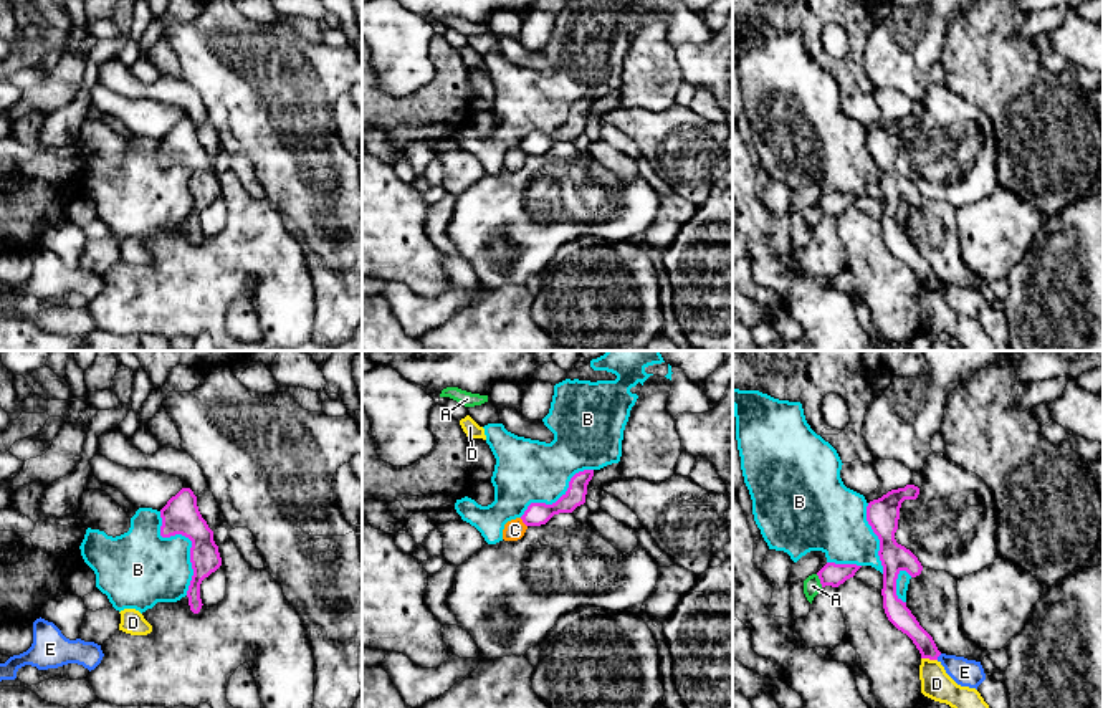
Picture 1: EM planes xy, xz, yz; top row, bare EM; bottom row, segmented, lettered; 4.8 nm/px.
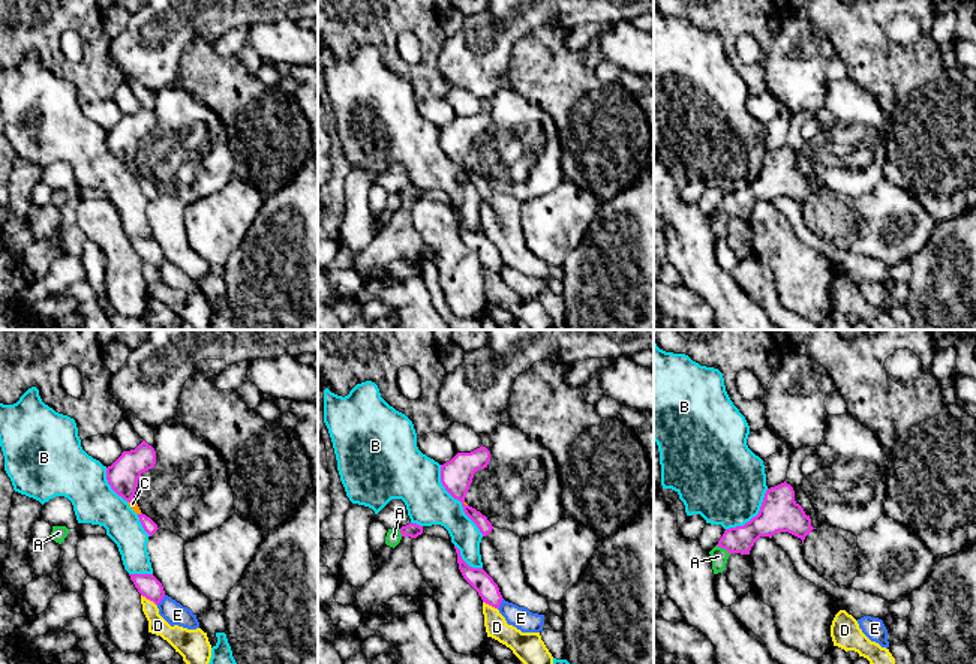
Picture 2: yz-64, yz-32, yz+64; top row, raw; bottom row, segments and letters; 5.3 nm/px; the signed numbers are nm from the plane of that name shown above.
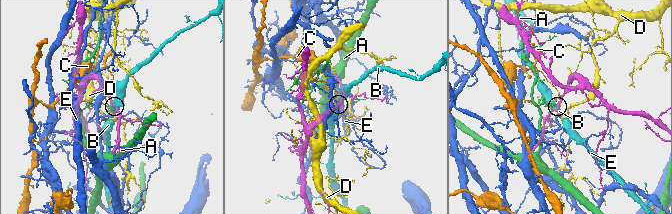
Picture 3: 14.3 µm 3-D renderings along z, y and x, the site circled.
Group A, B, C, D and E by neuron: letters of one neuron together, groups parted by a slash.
A / B / C / D / E

